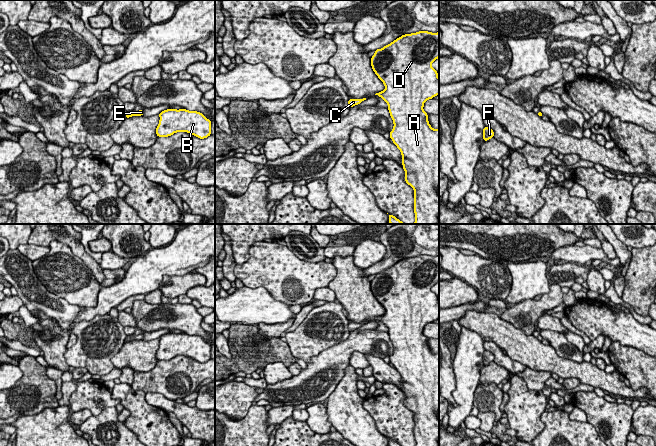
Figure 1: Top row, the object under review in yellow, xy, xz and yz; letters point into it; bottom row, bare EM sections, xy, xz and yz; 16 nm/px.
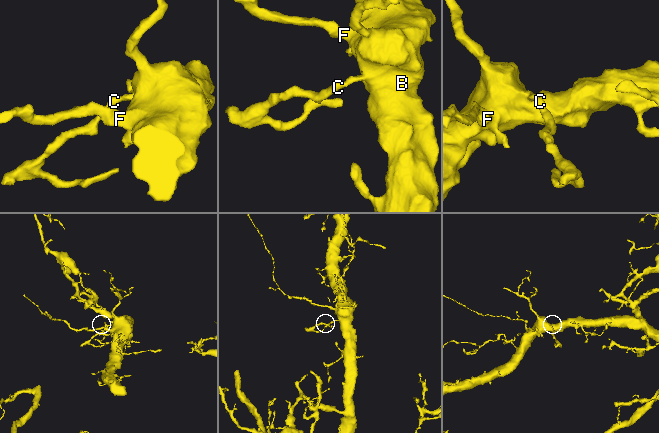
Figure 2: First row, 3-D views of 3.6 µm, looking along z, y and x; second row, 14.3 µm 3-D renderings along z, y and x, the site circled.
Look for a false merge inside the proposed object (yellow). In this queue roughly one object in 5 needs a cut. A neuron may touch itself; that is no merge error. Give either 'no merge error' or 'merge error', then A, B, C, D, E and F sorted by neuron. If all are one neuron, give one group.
no merge error | A B C D E F

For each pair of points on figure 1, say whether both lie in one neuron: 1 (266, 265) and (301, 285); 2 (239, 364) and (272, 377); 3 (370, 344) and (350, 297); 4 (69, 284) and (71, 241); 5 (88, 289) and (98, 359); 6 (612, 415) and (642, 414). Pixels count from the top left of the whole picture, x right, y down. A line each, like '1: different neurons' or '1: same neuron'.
1: same neuron
2: different neurons
3: different neurons
4: different neurons
5: different neurons
6: different neurons

